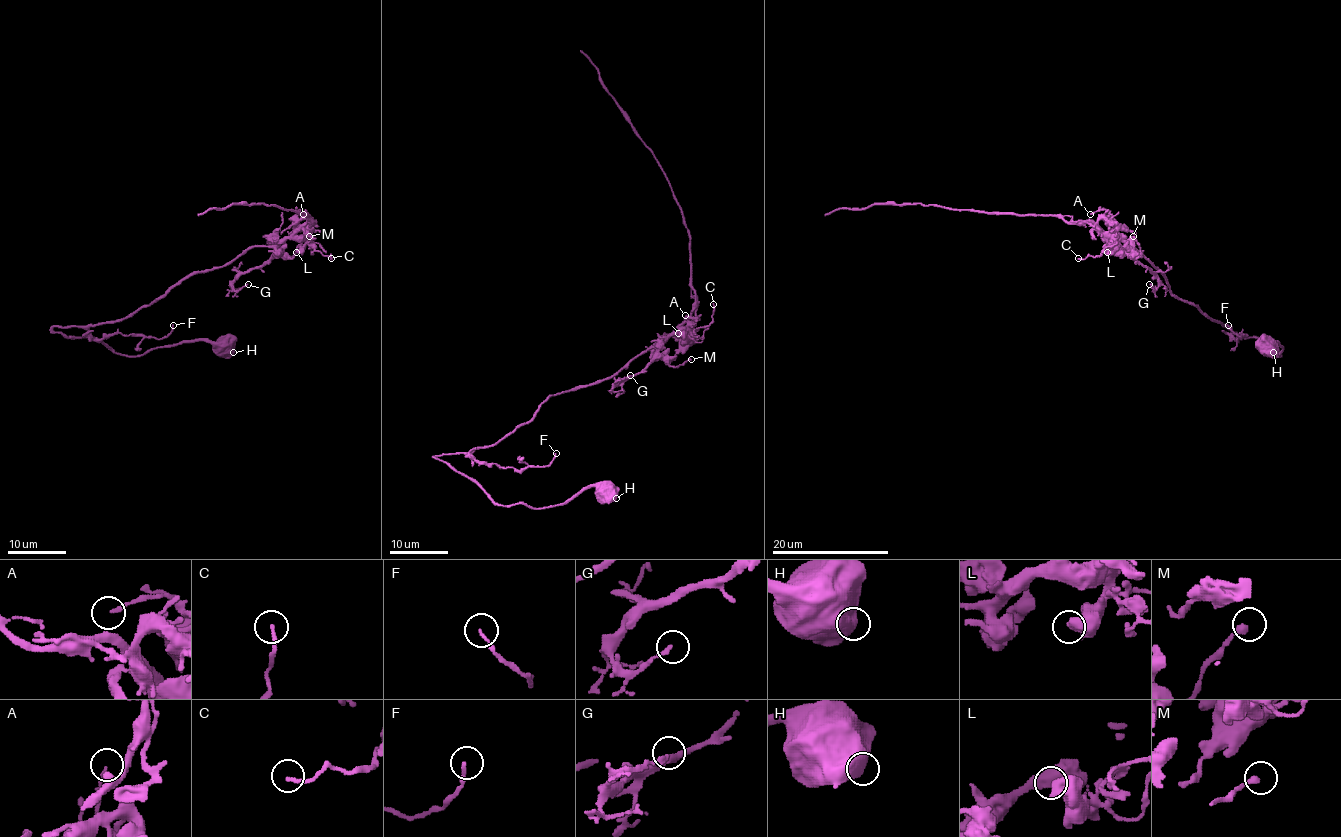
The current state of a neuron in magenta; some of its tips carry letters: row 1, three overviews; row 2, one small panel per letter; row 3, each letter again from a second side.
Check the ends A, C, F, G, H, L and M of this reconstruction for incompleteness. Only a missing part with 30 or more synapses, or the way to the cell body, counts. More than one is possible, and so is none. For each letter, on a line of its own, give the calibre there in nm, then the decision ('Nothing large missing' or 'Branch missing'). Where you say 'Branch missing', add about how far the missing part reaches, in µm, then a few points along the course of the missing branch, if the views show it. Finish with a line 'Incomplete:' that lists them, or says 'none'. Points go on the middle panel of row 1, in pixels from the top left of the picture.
A: Thickness 130 nm. Nothing large missing
C: Thickness 170 nm. Nothing large missing
F: Thickness 120 nm. Nothing large missing
G: Thickness 170 nm. Nothing large missing
H: Thickness 950 nm. Nothing large missing
L: Thickness 650 nm. Nothing large missing
M: Thickness 240 nm. Nothing large missing
Incomplete: none

